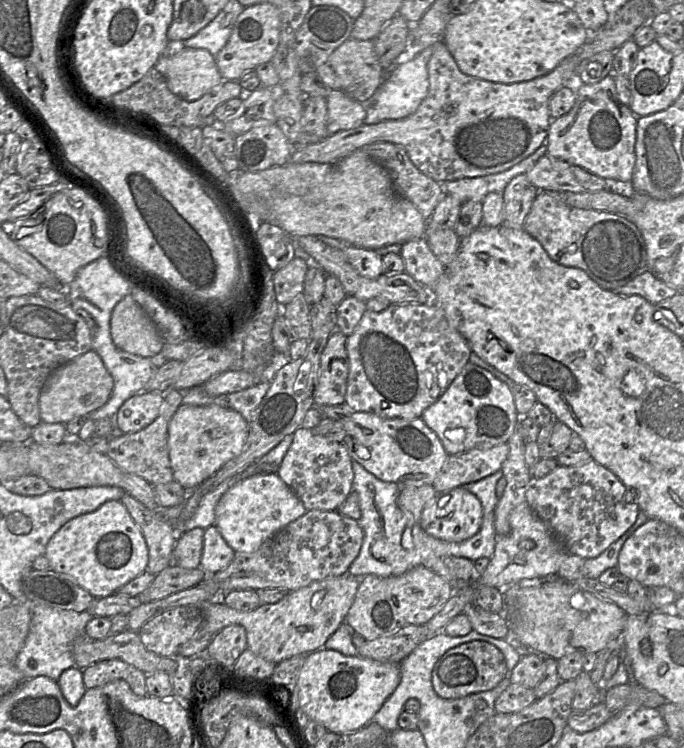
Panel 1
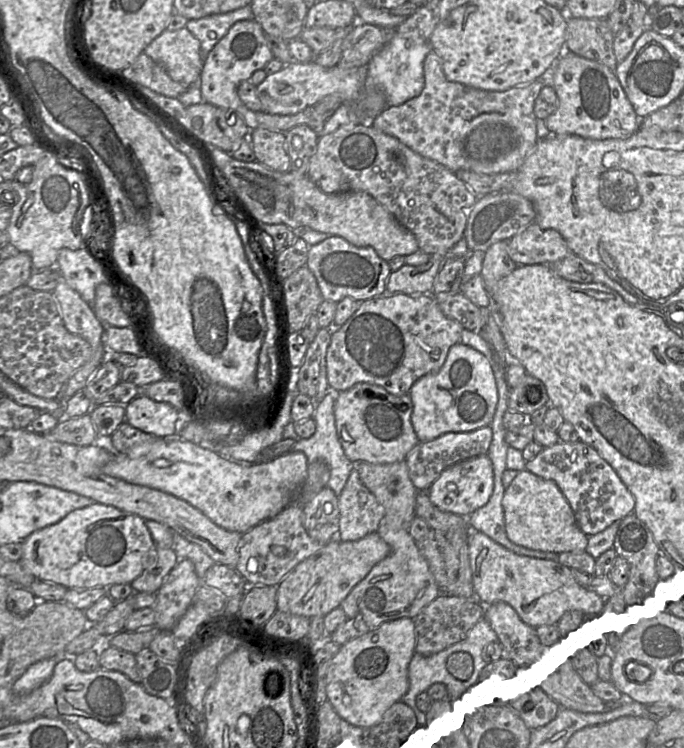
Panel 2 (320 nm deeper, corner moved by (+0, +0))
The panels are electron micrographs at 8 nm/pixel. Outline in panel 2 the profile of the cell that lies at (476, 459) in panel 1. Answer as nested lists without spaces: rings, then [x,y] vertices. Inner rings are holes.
[[[486,426],[471,432],[449,432],[429,442],[418,442],[405,457],[412,484],[418,491],[428,492],[445,469],[461,461],[487,454],[492,435],[491,427]]]

